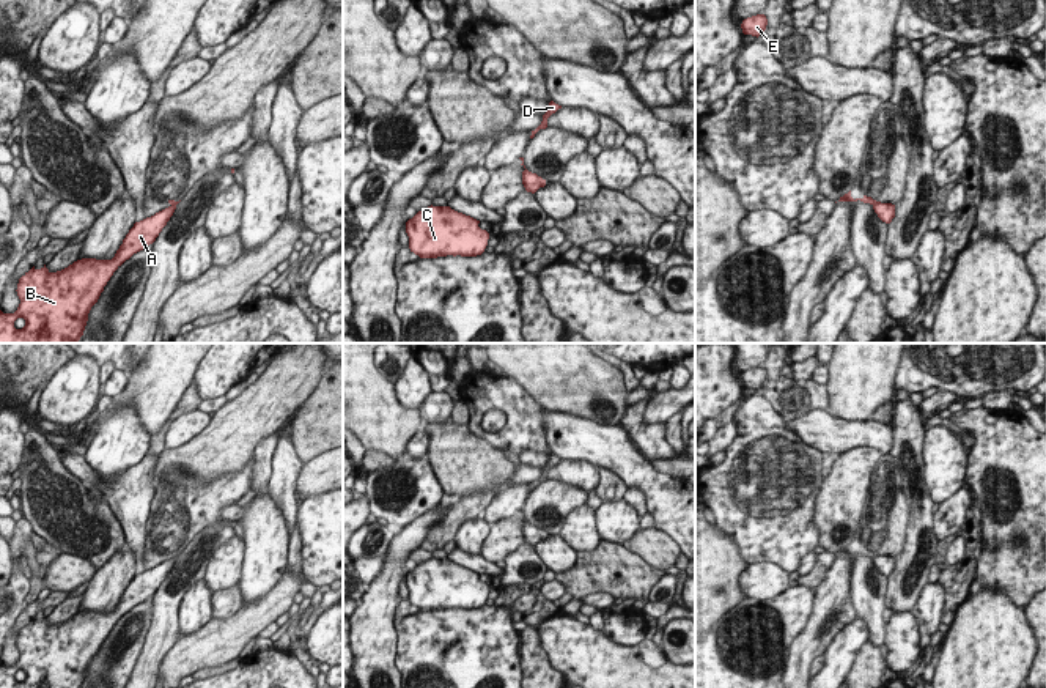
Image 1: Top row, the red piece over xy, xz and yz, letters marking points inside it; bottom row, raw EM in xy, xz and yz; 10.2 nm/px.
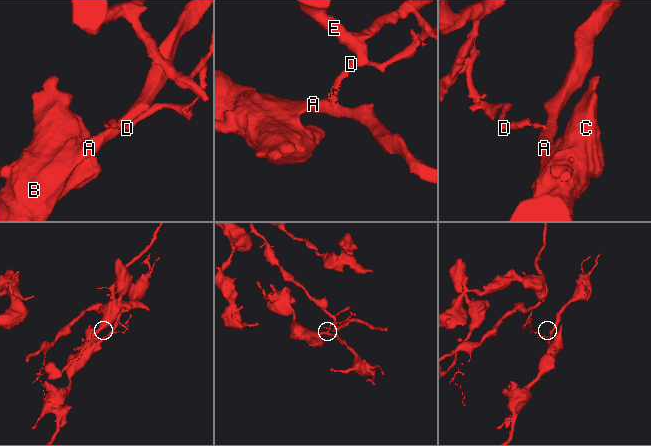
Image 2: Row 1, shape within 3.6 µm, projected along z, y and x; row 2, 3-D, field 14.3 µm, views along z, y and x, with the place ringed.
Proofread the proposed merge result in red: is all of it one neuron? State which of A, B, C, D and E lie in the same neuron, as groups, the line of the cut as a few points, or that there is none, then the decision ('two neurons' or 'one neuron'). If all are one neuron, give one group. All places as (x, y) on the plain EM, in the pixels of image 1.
A B C / D E | yz (880, 554), (873, 559) | two neurons

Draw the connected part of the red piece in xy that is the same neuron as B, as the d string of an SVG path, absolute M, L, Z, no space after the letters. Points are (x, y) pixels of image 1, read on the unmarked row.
M171 557L135 575L112 612L82 611L57 625L33 619L19 631L17 663L0 663L0 688L83 688L88 666L113 625L156 594L175 562Z

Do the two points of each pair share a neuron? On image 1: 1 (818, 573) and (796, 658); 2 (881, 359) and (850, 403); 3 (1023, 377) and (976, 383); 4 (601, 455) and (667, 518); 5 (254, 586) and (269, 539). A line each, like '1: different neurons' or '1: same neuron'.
1: different neurons
2: same neuron
3: same neuron
4: same neuron
5: same neuron

